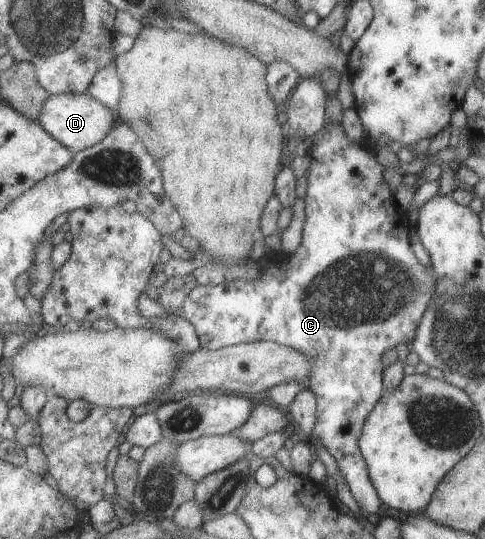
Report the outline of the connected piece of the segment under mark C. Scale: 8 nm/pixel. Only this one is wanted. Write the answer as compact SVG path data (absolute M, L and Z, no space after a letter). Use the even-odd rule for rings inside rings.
M333 123L327 126L316 138L316 146L311 152L312 166L308 172L309 185L306 208L306 224L304 226L304 239L300 247L290 256L290 261L279 262L279 264L264 265L263 277L259 279L240 279L228 281L216 286L200 285L195 288L185 306L183 306L180 316L192 323L197 329L199 337L202 339L203 348L213 351L219 351L228 347L241 345L244 343L253 343L258 341L277 342L304 352L314 360L312 380L309 388L317 396L319 402L319 422L315 426L315 432L311 440L319 438L330 454L337 460L340 470L343 470L343 476L347 478L347 483L354 494L358 505L361 507L363 517L368 520L368 514L378 514L381 512L383 500L373 483L370 474L370 467L362 452L362 437L364 434L367 420L374 414L375 408L382 402L386 393L386 353L396 346L401 346L405 342L414 342L418 338L418 331L422 326L424 317L430 309L431 302L438 292L439 278L434 267L423 264L413 250L412 235L410 234L411 224L406 217L406 213L401 210L397 200L395 200L394 189L389 185L385 177L385 168L377 162L377 158L372 154L365 142L353 142L342 124ZM357 258L369 258L369 264L373 264L373 270L363 272L363 262L357 266Z

